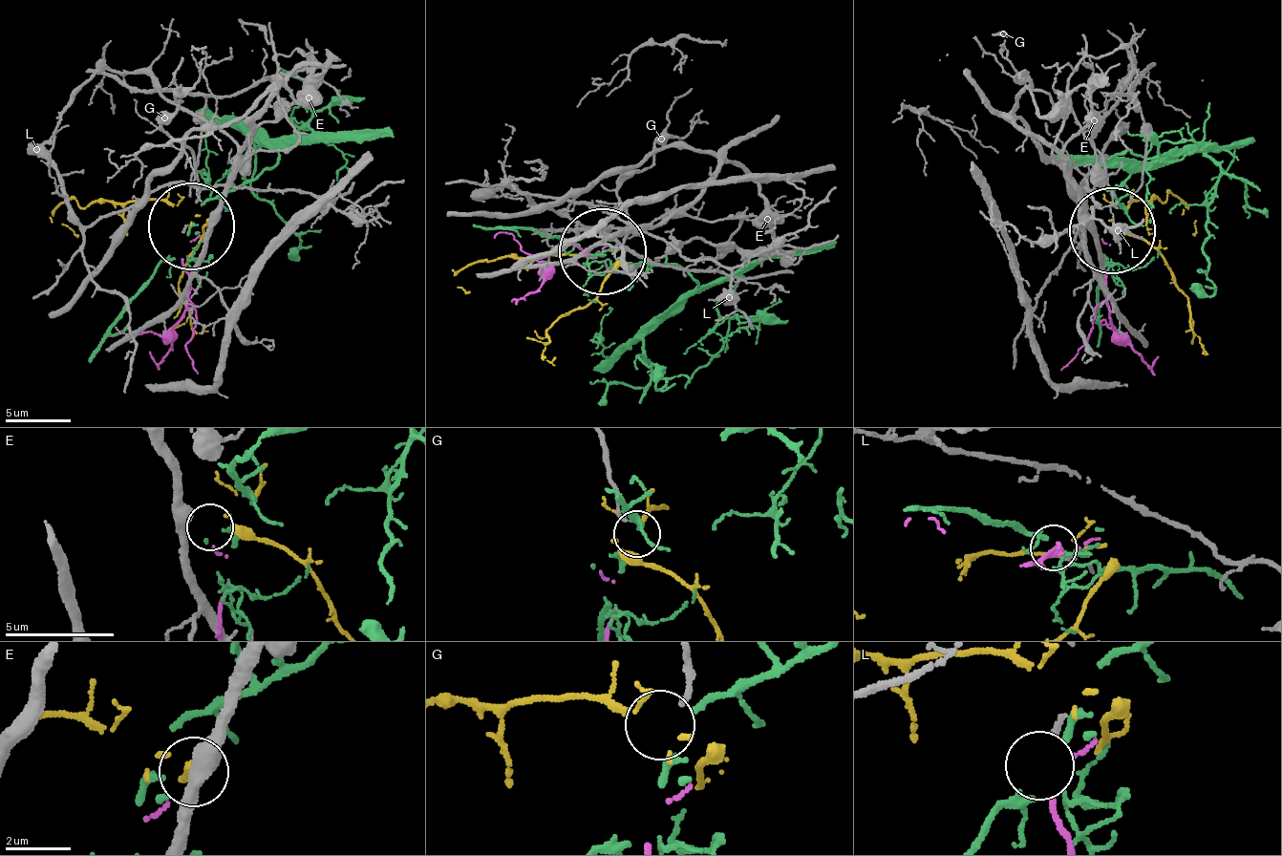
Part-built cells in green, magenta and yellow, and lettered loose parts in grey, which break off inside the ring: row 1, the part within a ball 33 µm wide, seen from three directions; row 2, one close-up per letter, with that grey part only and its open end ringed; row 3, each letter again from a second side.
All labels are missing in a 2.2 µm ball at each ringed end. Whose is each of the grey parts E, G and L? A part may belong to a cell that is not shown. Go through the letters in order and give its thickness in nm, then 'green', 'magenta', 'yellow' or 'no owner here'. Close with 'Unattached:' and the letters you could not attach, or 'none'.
E: 480 nm thick; yellow
G: 170 nm thick; no owner here
L: 140 nm thick; magenta
Unattached: G

